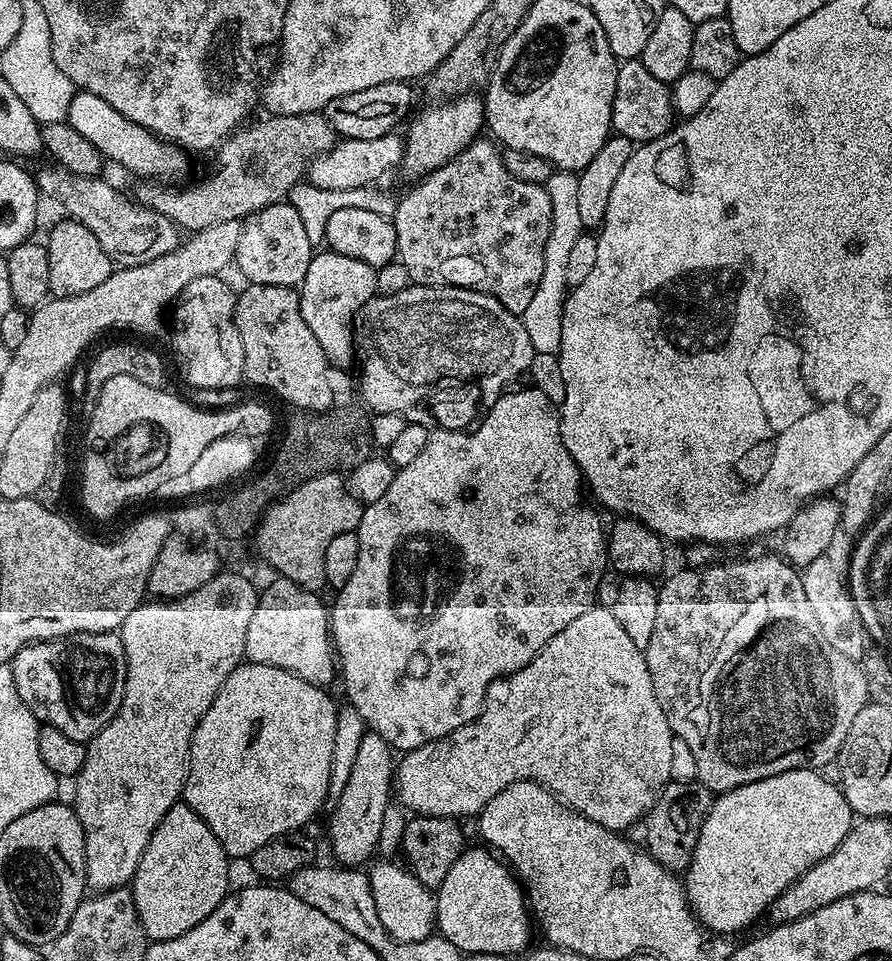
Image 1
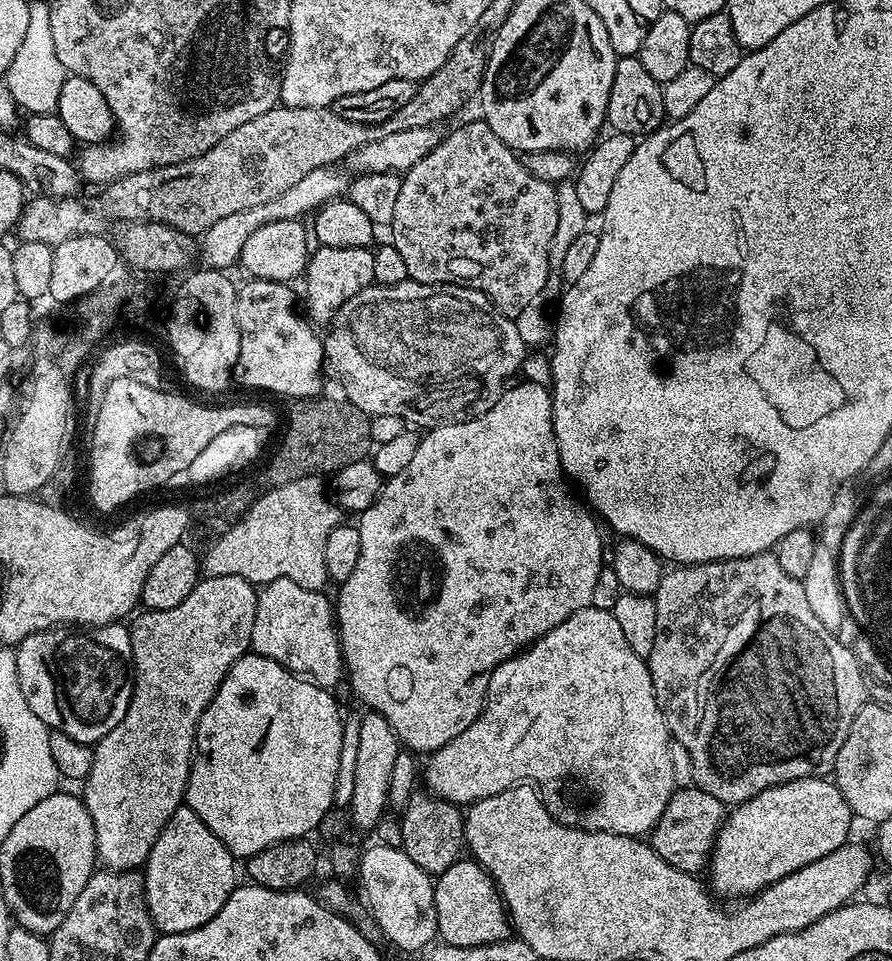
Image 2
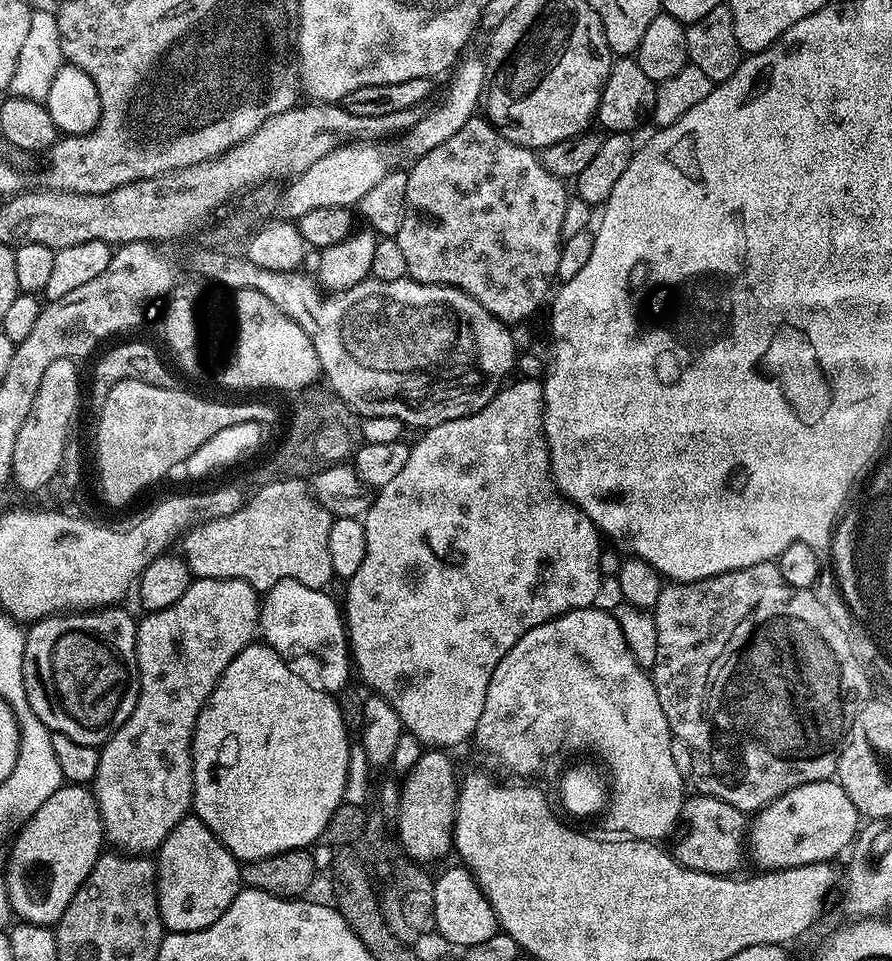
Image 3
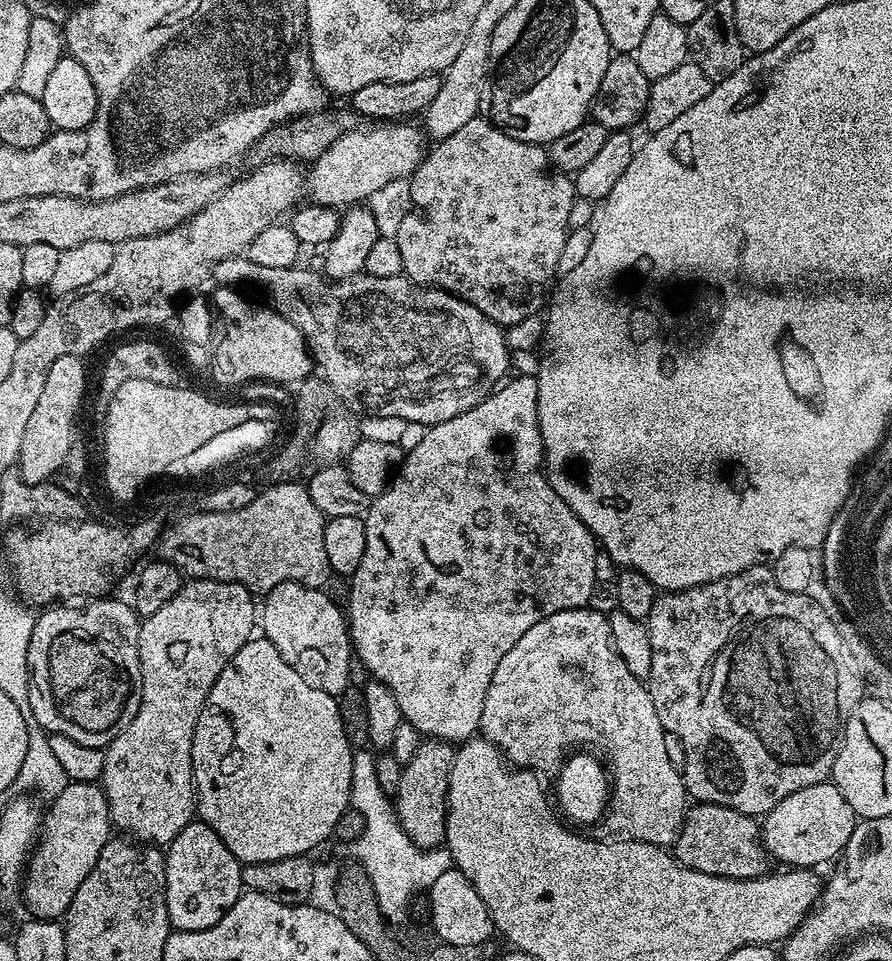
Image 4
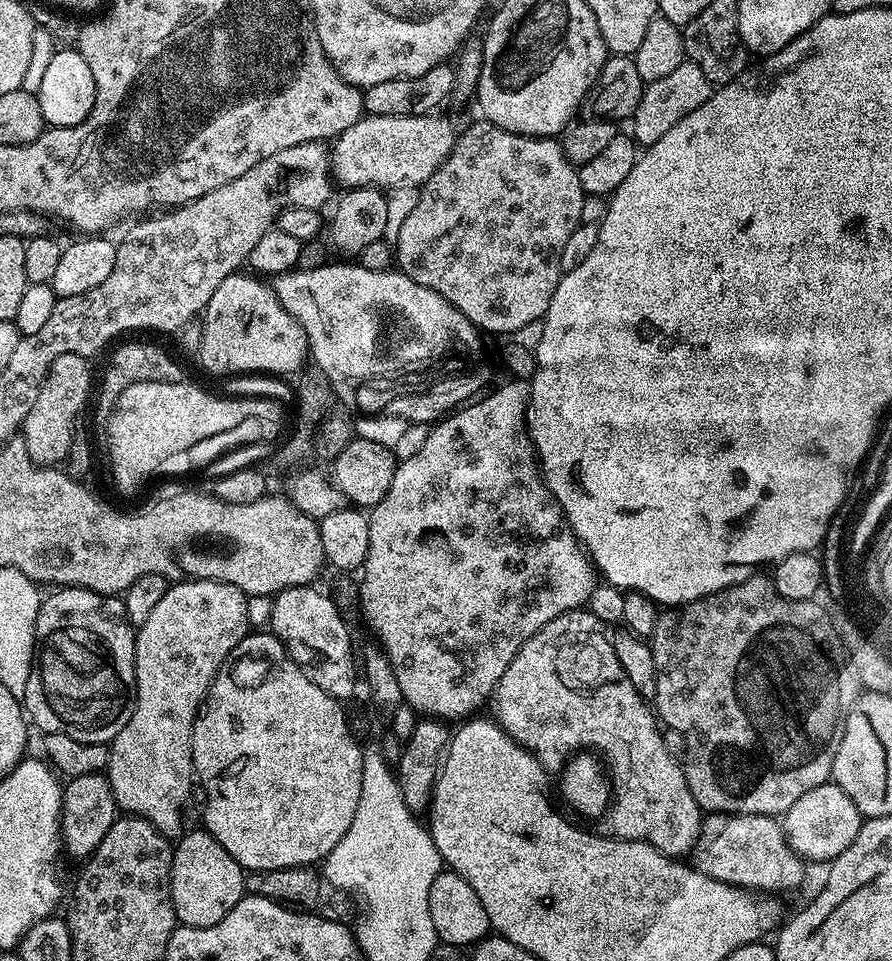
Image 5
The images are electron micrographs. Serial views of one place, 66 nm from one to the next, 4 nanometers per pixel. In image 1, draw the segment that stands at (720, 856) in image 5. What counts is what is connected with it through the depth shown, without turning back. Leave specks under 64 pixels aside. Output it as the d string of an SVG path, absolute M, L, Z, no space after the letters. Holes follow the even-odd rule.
M670 782L660 791L660 797L652 804L650 811L627 829L627 839L669 872L687 873L700 827L712 808L713 799L714 793L699 782Z

